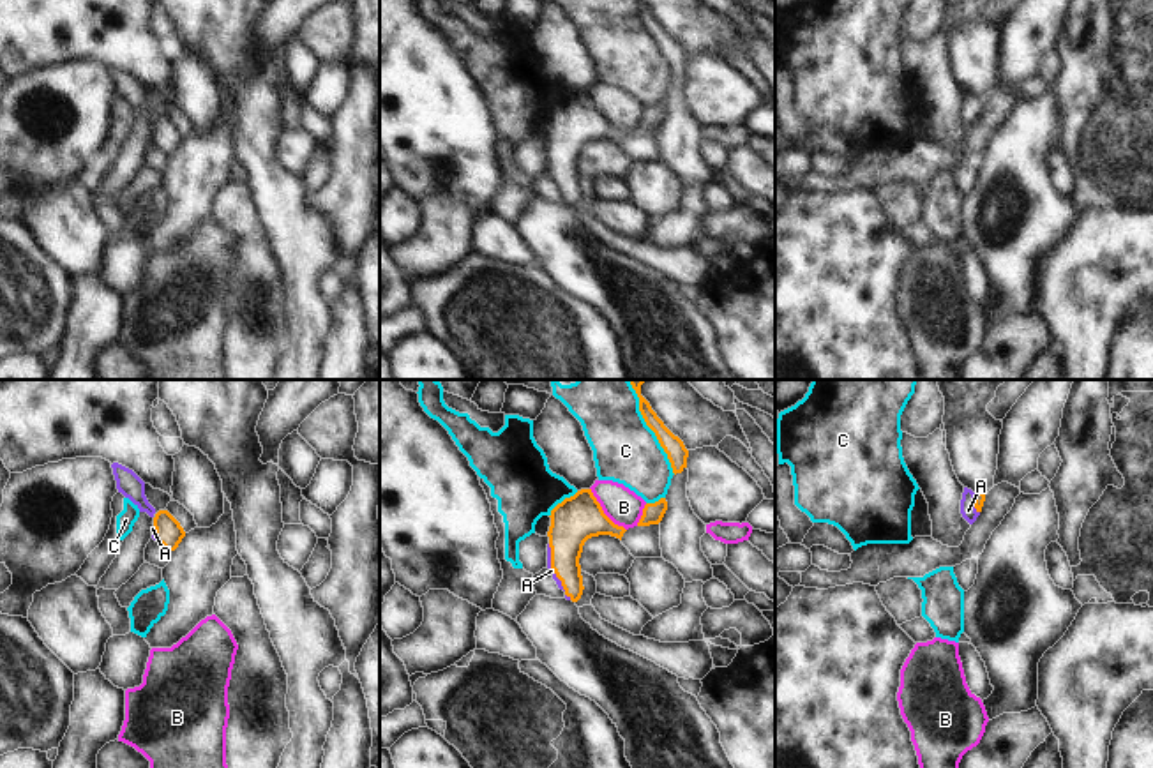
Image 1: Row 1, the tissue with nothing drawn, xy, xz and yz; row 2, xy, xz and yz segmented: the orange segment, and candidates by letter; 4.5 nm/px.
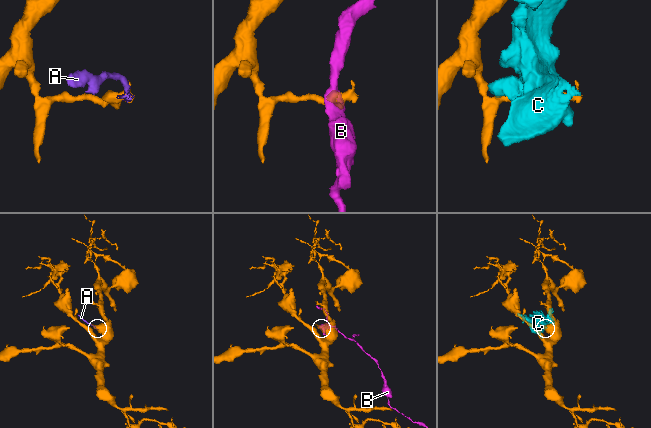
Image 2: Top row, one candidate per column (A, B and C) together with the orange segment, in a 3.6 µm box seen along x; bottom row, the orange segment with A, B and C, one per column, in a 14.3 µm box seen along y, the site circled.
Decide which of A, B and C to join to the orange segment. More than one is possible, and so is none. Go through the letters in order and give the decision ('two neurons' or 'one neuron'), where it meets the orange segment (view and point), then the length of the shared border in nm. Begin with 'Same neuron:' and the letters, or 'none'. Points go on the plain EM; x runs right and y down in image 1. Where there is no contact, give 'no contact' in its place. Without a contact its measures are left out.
Same neuron: A
A: one neuron | xz (551, 172) | 240 nm
B: two neurons | xz (602, 115) | 260 nm
C: two neurons | xz (655, 39) | 400 nm

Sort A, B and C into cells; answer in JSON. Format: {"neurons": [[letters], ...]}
{"neurons": [["A"], ["B"], ["C"]]}

